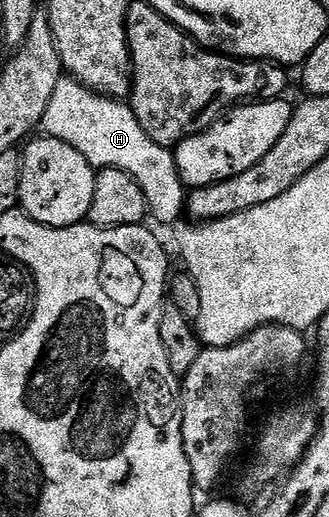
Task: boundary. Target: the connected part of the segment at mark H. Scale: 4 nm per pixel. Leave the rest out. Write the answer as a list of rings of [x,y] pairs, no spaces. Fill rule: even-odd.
[[[71,75],[60,78],[54,96],[42,115],[40,129],[62,143],[70,143],[93,169],[121,169],[142,187],[148,212],[164,225],[172,225],[186,213],[189,190],[176,166],[176,154],[167,145],[159,145],[150,137],[134,115],[131,104],[114,97],[105,97],[88,89]]]

